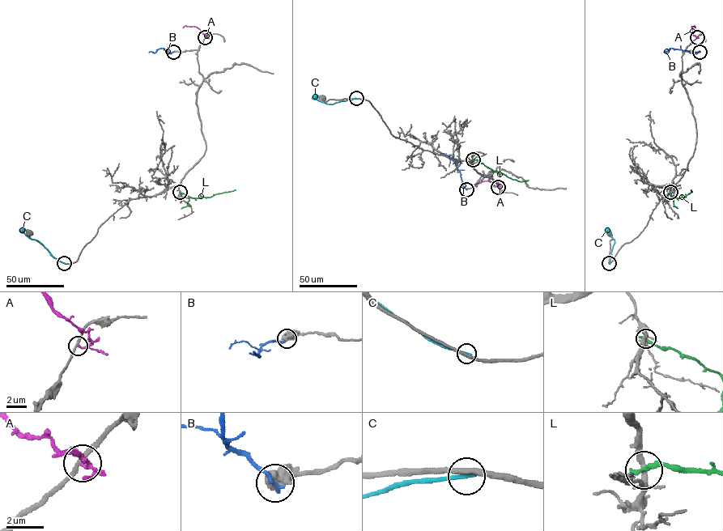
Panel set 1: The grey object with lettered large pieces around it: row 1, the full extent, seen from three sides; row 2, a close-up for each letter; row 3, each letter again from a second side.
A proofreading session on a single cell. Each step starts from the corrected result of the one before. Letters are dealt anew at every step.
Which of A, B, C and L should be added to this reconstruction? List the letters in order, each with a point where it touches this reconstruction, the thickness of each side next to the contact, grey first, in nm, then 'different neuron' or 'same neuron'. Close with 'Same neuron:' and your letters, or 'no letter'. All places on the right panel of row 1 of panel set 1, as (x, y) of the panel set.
A: meets grey at (697, 37); 240 nm thick on the grey side, 200 nm on the other; different neuron
B: meets grey at (699, 52); 750 nm thick on the grey side, 300 nm on the other; different neuron
C: meets grey at (609, 263); 280 nm thick on the grey side, 280 nm on the other; different neuron
L: meets grey at (670, 192); 200 nm thick on the grey side, 300 nm on the other; different neuron
Same neuron: no letter

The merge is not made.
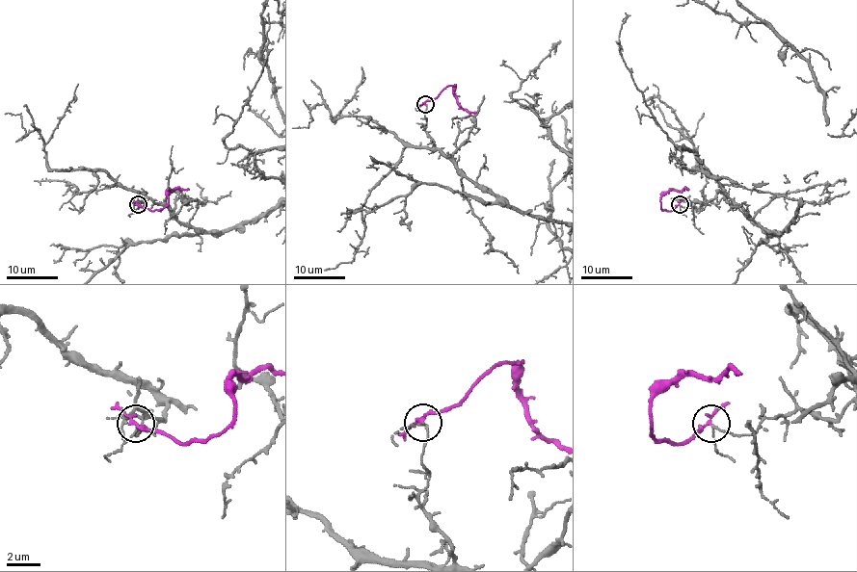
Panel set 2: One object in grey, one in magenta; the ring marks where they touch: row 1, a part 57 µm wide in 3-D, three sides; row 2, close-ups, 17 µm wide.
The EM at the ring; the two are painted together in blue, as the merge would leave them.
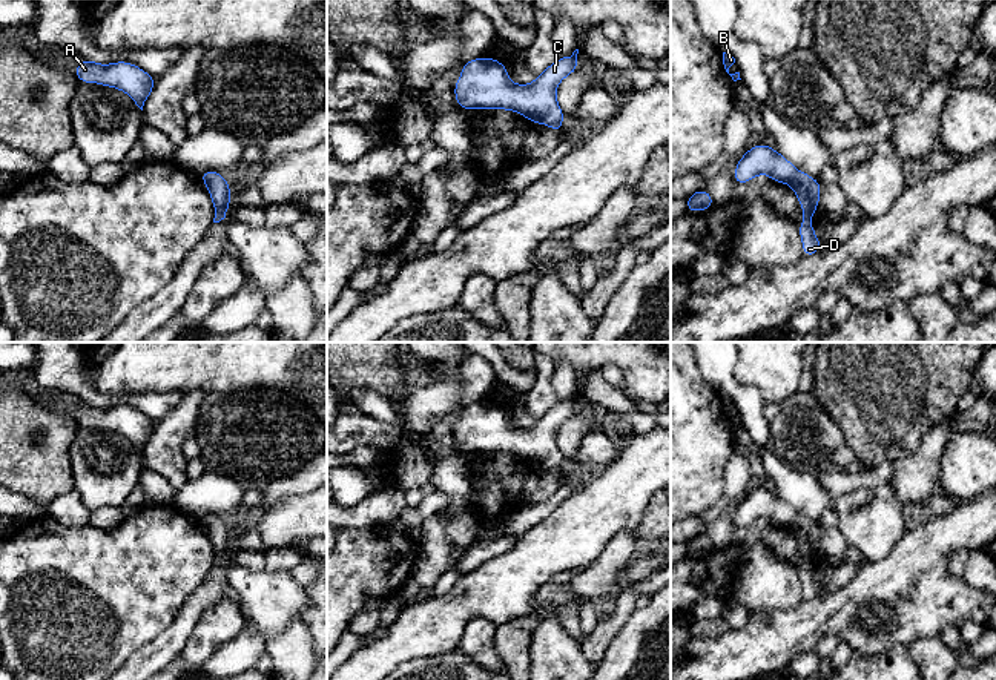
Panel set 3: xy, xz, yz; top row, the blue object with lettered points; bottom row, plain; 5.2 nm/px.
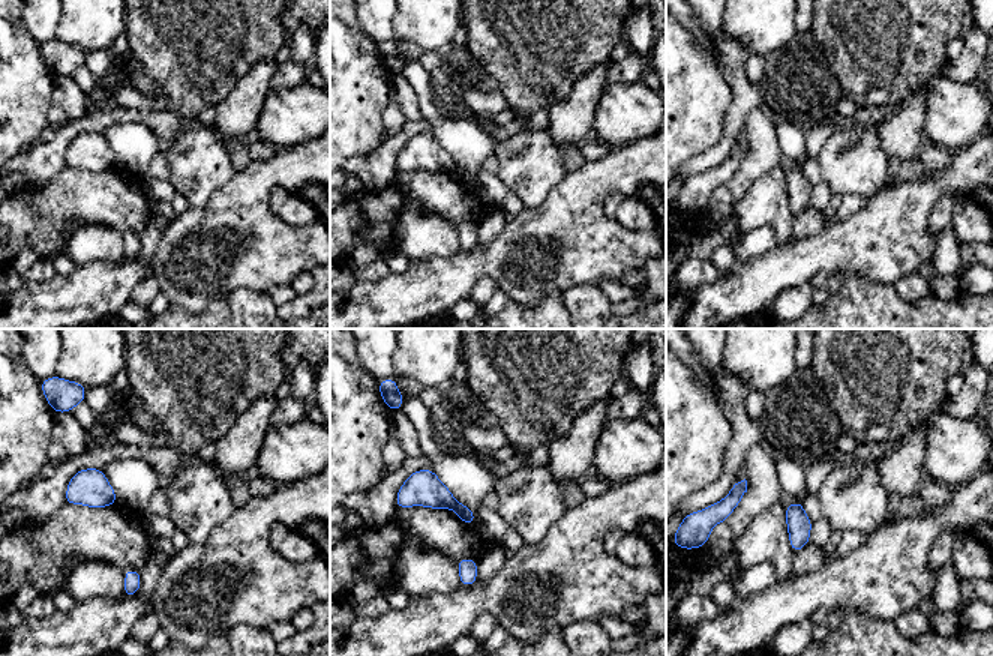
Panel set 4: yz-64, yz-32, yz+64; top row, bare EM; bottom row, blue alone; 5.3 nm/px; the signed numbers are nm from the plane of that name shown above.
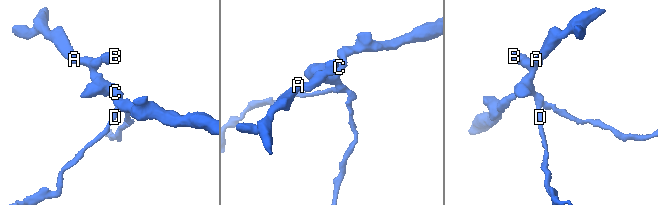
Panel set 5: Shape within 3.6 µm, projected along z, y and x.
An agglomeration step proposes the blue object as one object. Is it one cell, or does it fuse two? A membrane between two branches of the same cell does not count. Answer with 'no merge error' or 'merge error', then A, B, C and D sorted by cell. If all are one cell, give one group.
merge error; A B C / D

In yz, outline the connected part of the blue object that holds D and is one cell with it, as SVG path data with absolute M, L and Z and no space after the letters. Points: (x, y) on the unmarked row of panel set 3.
M796 514L789 530L796 537L804 557L804 562L798 569L800 582L803 585L803 600L813 600L823 591L812 571L812 560L816 556L821 540L821 528L813 520Z

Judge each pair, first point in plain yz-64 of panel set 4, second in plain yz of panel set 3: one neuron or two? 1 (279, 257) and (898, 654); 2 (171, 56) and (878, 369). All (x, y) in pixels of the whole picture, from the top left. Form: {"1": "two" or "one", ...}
{"1": "two", "2": "one"}

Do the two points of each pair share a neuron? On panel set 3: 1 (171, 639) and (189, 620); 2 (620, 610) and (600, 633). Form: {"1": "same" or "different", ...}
{"1": "same", "2": "same"}

